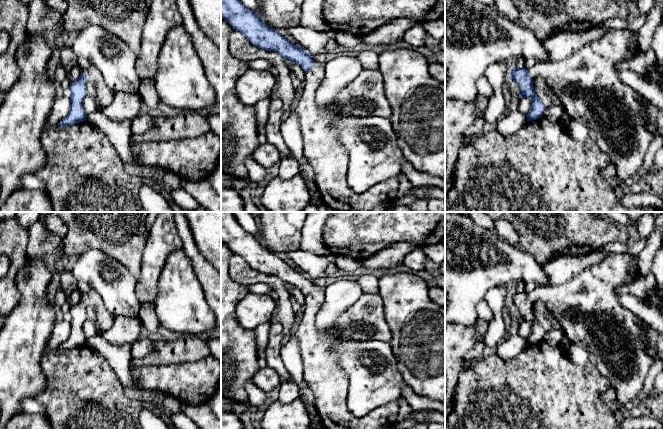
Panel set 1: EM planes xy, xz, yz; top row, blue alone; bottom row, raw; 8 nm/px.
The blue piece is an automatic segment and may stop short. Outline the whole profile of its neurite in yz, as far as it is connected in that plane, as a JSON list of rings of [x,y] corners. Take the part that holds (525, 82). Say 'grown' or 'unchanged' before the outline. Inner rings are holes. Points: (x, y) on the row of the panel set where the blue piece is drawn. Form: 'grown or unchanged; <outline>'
grown; [[[611,30],[559,62],[537,62],[530,69],[512,67],[509,76],[517,82],[520,98],[532,100],[532,107],[526,114],[528,121],[539,119],[546,109],[533,87],[533,82],[540,79],[554,93],[554,99],[563,105],[564,114],[587,126],[589,138],[607,155],[615,166],[616,176],[622,180],[641,167],[655,136],[646,126],[649,101],[624,84],[615,68],[617,62],[631,60],[639,52],[629,47],[632,35],[627,30]]]

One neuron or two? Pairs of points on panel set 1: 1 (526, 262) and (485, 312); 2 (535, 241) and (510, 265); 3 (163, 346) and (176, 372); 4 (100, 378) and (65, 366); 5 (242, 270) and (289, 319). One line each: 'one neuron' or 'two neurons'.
1: two neurons
2: two neurons
3: two neurons
4: one neuron
5: one neuron

